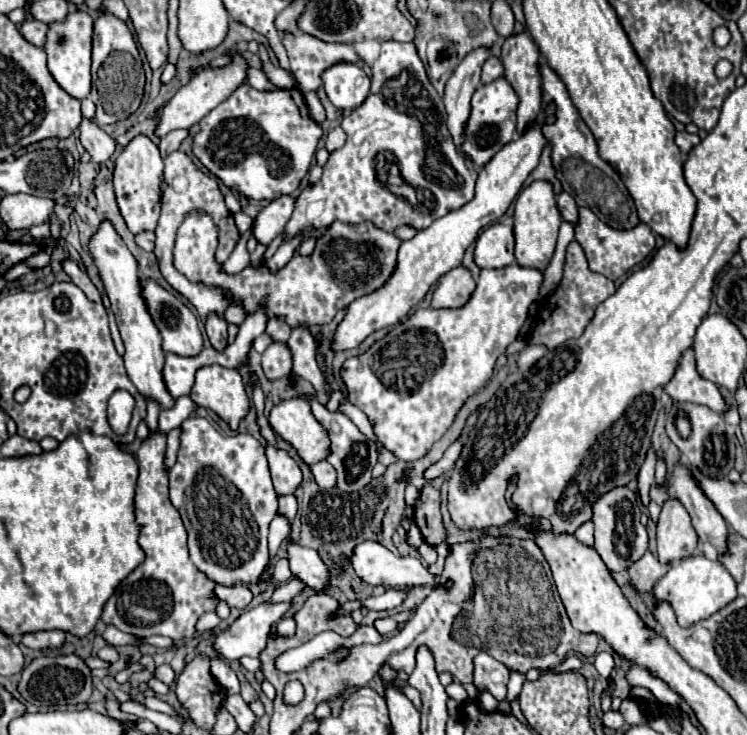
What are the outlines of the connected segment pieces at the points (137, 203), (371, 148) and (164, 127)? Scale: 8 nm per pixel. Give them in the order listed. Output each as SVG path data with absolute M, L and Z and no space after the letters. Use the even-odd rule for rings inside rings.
M136 136L116 160L116 170L114 170L116 200L118 200L118 206L120 206L120 212L126 220L126 226L132 234L154 230L156 224L158 224L160 194L162 194L160 192L162 168L164 168L164 162L160 158L158 146L146 136Z
M382 42L382 52L372 66L372 88L368 98L352 110L340 126L348 140L342 148L330 152L322 180L312 188L304 184L296 198L296 210L286 224L284 240L304 230L326 230L336 220L344 224L372 222L384 232L394 232L402 224L424 230L436 218L462 208L474 198L478 174L460 158L446 128L444 102L430 84L412 42ZM388 162L398 166L404 184L430 194L430 206L424 204L424 208L418 210L404 196L394 194L386 186Z
M232 54L232 64L228 64L226 68L214 68L214 70L202 70L202 72L198 72L186 86L182 86L166 102L166 106L162 108L162 112L158 116L154 134L158 138L164 138L172 130L190 128L192 124L198 124L212 108L216 108L220 102L224 102L232 94L232 90L236 90L240 84L246 82L246 68L248 68L248 62L240 54Z

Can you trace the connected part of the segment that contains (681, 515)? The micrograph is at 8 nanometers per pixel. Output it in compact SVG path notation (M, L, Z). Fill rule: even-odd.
M674 496L662 504L656 524L656 540L660 562L678 562L696 550L698 536L690 522L690 514Z

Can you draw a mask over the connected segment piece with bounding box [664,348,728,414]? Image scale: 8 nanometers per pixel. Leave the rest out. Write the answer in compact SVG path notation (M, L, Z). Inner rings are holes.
M688 348L682 358L680 364L672 376L672 380L666 384L664 388L672 400L676 402L696 402L696 404L704 404L716 412L724 412L728 410L728 404L724 400L724 396L718 392L714 382L708 382L704 378L700 378L698 370L696 370L696 362L694 362L694 350Z

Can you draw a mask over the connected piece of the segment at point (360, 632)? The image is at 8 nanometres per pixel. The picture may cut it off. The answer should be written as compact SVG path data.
M360 626L348 640L350 640L352 646L364 644L364 642L368 642L368 644L378 644L378 642L382 642L382 638L380 638L380 634L376 632L376 628L370 628L370 626Z

